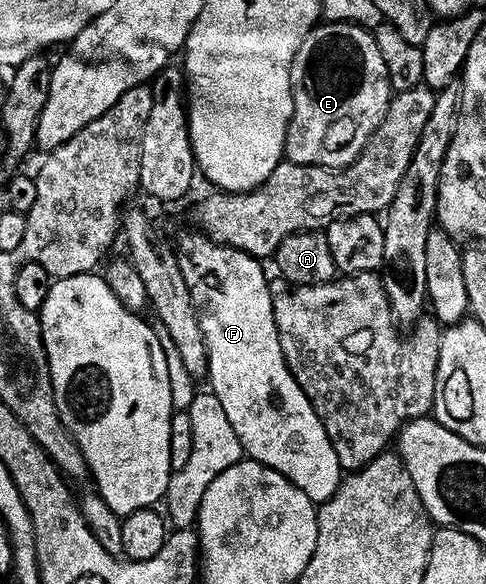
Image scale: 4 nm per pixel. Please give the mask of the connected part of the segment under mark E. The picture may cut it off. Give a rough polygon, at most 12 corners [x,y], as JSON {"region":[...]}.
{"region":[[313,29],[287,160],[343,171],[394,96],[375,36]]}

